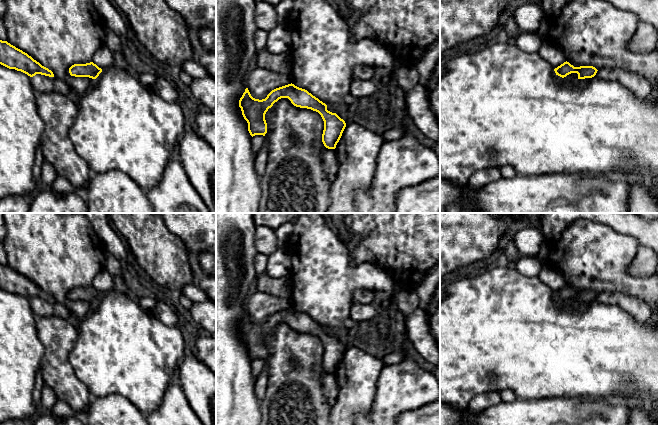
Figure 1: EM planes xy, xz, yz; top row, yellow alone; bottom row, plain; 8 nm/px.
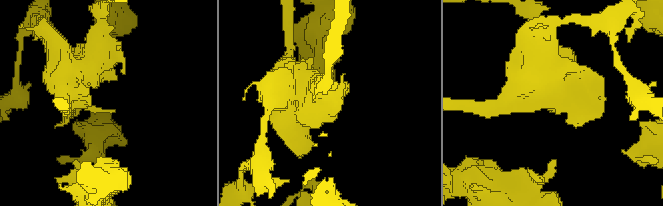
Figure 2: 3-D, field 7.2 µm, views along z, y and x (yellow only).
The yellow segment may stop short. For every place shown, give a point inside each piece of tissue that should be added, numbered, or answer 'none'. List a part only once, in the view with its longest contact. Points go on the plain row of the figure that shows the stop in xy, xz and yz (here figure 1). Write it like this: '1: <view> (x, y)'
none

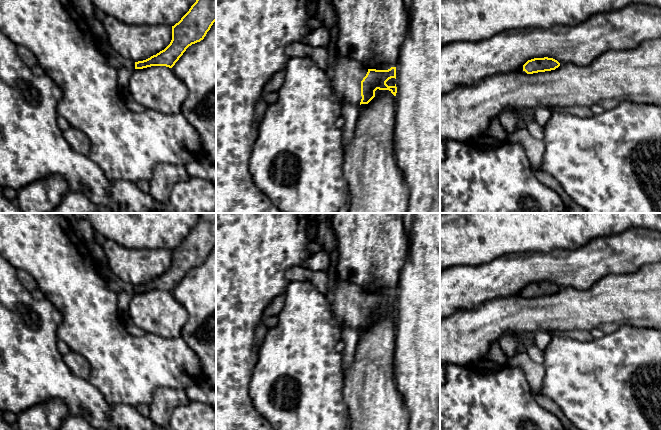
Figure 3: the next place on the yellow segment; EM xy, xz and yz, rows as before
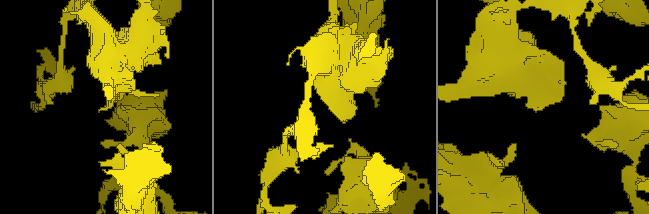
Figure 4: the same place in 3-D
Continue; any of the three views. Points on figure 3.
1: xz (345, 299)

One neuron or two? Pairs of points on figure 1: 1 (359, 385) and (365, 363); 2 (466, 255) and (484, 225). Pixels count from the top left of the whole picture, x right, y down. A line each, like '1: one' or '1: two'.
1: one
2: one

